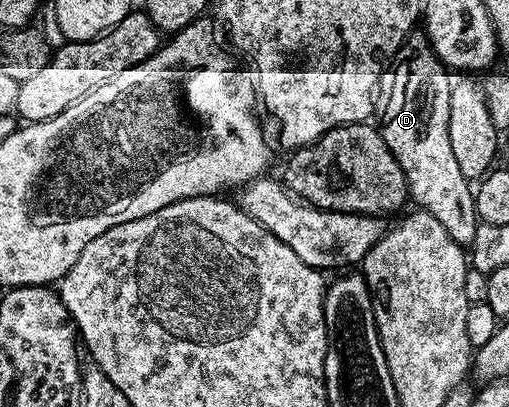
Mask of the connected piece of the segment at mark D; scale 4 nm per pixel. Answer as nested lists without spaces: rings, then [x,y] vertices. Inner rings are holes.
[[[415,30],[406,37],[406,40],[398,49],[396,57],[397,63],[393,65],[392,71],[387,70],[382,74],[382,82],[378,85],[376,93],[376,104],[380,109],[380,116],[382,112],[382,124],[380,123],[380,131],[384,142],[388,146],[388,150],[392,150],[392,154],[396,158],[396,162],[400,166],[400,170],[404,170],[404,178],[406,179],[406,190],[411,201],[415,200],[417,207],[421,211],[432,214],[432,218],[436,218],[436,222],[440,222],[444,226],[444,230],[448,230],[448,234],[453,238],[457,244],[463,246],[470,246],[476,237],[476,230],[480,223],[478,215],[476,214],[476,202],[474,201],[475,189],[472,187],[471,181],[464,178],[463,172],[460,170],[459,164],[456,162],[456,157],[452,155],[452,142],[448,138],[448,118],[450,117],[450,89],[452,87],[452,79],[450,80],[451,73],[443,66],[438,60],[438,55],[431,50],[430,42],[426,39],[421,31]]]

